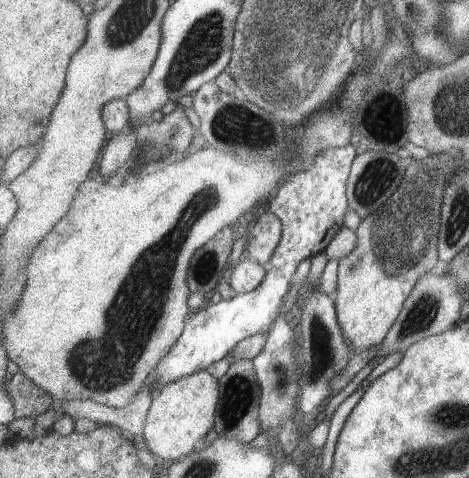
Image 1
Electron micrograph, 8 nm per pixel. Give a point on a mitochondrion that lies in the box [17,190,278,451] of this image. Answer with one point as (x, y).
(241, 394)

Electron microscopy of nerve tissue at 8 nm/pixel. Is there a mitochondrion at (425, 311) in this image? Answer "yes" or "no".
yes

